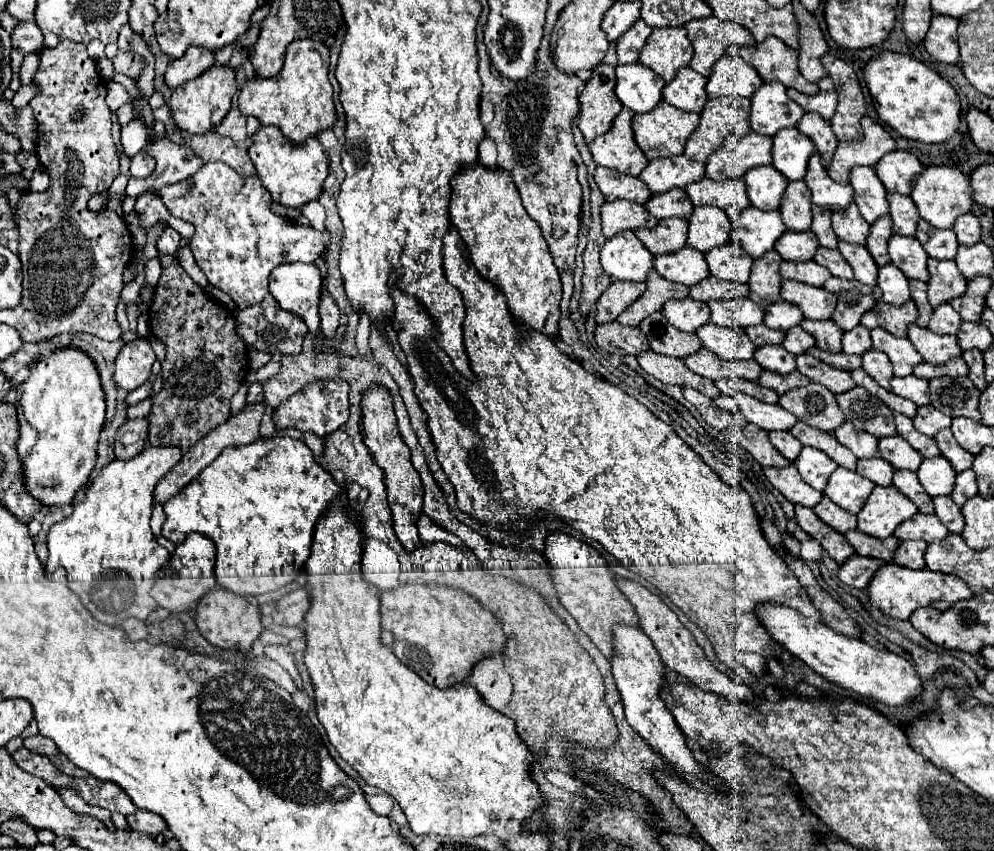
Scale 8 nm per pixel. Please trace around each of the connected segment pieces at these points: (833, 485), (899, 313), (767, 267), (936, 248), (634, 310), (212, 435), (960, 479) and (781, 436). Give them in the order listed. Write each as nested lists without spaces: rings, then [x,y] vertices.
[[[837,468],[825,486],[825,494],[841,508],[845,508],[851,514],[857,514],[865,500],[869,498],[875,484],[863,476],[859,476],[853,470]]]
[[[877,300],[875,308],[871,308],[869,312],[863,314],[861,324],[867,326],[869,330],[885,328],[891,334],[895,334],[899,338],[905,338],[907,336],[907,326],[911,322],[915,322],[917,316],[919,314],[917,314],[917,306],[915,306],[913,300],[909,300],[909,304],[899,304],[899,306]]]
[[[775,250],[767,252],[767,256],[753,260],[751,278],[749,278],[749,298],[763,308],[781,300],[779,264],[781,264],[781,256]]]
[[[919,220],[915,238],[921,242],[925,252],[937,260],[955,260],[957,254],[957,238],[953,230],[939,230],[929,226],[929,222]]]
[[[651,270],[651,272],[647,274],[645,284],[647,284],[645,294],[643,294],[639,300],[635,300],[633,304],[629,304],[629,308],[623,310],[623,312],[617,316],[617,322],[619,322],[619,324],[639,326],[639,322],[641,322],[645,316],[661,310],[667,300],[689,296],[689,286],[669,282],[669,280],[665,280],[663,276],[659,276],[655,270]]]
[[[255,404],[255,406],[245,406],[241,410],[241,414],[229,418],[227,422],[223,422],[219,428],[211,430],[203,440],[199,440],[199,444],[195,444],[195,448],[191,448],[181,460],[179,464],[167,474],[163,476],[163,480],[157,484],[155,488],[155,504],[165,504],[167,500],[171,500],[171,496],[175,496],[181,488],[185,488],[185,484],[189,484],[191,480],[195,480],[199,476],[199,472],[209,466],[227,446],[243,446],[243,444],[251,444],[259,438],[259,422],[261,422],[261,416],[265,412],[265,404]]]
[[[963,470],[957,474],[955,480],[955,488],[951,492],[951,498],[955,500],[957,506],[963,506],[969,498],[973,498],[977,494],[977,480],[975,480],[975,472],[973,470]]]
[[[787,430],[769,432],[769,440],[791,462],[799,456],[799,452],[803,448],[803,444],[799,444],[799,440],[795,440],[795,436],[791,436],[791,432],[787,432]]]

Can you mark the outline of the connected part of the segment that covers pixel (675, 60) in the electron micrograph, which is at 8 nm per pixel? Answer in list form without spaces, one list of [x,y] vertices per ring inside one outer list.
[[[683,26],[653,28],[639,62],[655,70],[665,82],[671,82],[679,68],[687,66],[693,58],[693,46]]]

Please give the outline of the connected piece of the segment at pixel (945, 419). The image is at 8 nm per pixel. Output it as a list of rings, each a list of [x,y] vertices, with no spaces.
[[[927,404],[927,406],[917,408],[917,414],[915,414],[915,418],[913,418],[913,426],[915,426],[919,432],[927,434],[927,436],[935,436],[939,430],[951,426],[951,416],[939,412],[939,410],[935,410],[931,404]]]

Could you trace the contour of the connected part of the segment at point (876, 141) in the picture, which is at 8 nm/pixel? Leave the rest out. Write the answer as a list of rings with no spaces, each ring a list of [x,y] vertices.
[[[863,116],[861,126],[863,126],[863,140],[839,142],[833,154],[833,162],[829,164],[827,172],[835,182],[847,184],[849,170],[853,166],[875,166],[883,154],[897,150],[897,144],[891,138],[891,134],[873,118]]]

